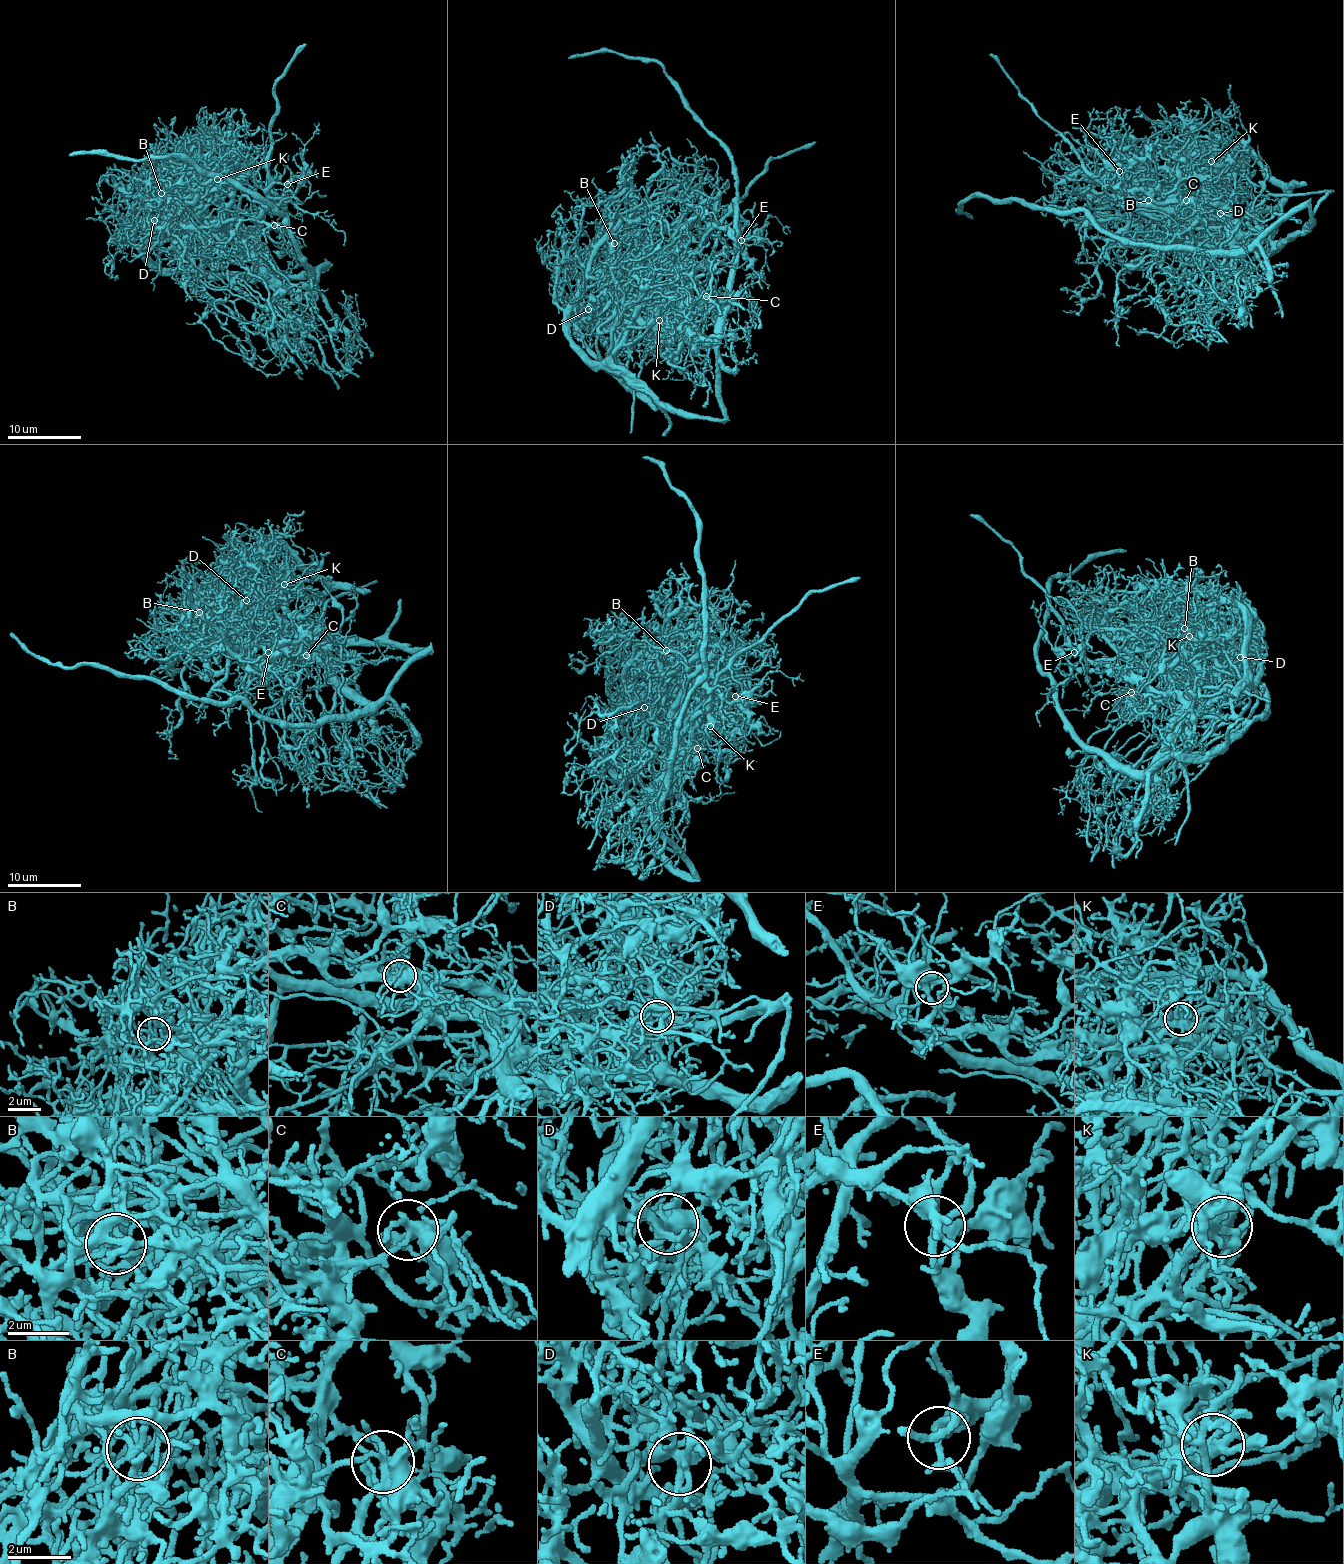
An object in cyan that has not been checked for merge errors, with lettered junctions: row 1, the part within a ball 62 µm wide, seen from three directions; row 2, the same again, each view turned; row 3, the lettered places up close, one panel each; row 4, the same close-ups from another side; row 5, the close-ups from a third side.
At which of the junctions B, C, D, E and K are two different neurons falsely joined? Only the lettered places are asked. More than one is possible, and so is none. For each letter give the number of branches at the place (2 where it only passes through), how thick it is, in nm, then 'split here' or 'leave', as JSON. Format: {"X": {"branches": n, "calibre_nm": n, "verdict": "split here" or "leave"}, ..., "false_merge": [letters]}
{"B": {"branches": 3, "calibre_nm": 200, "verdict": "split here"}, "C": {"branches": 6, "calibre_nm": 400, "verdict": "split here"}, "D": {"branches": 7, "calibre_nm": 400, "verdict": "leave"}, "E": {"branches": 3, "calibre_nm": 200, "verdict": "leave"}, "K": {"branches": 6, "calibre_nm": 320, "verdict": "split here"}, "false_merge": ["B", "C", "K"]}

